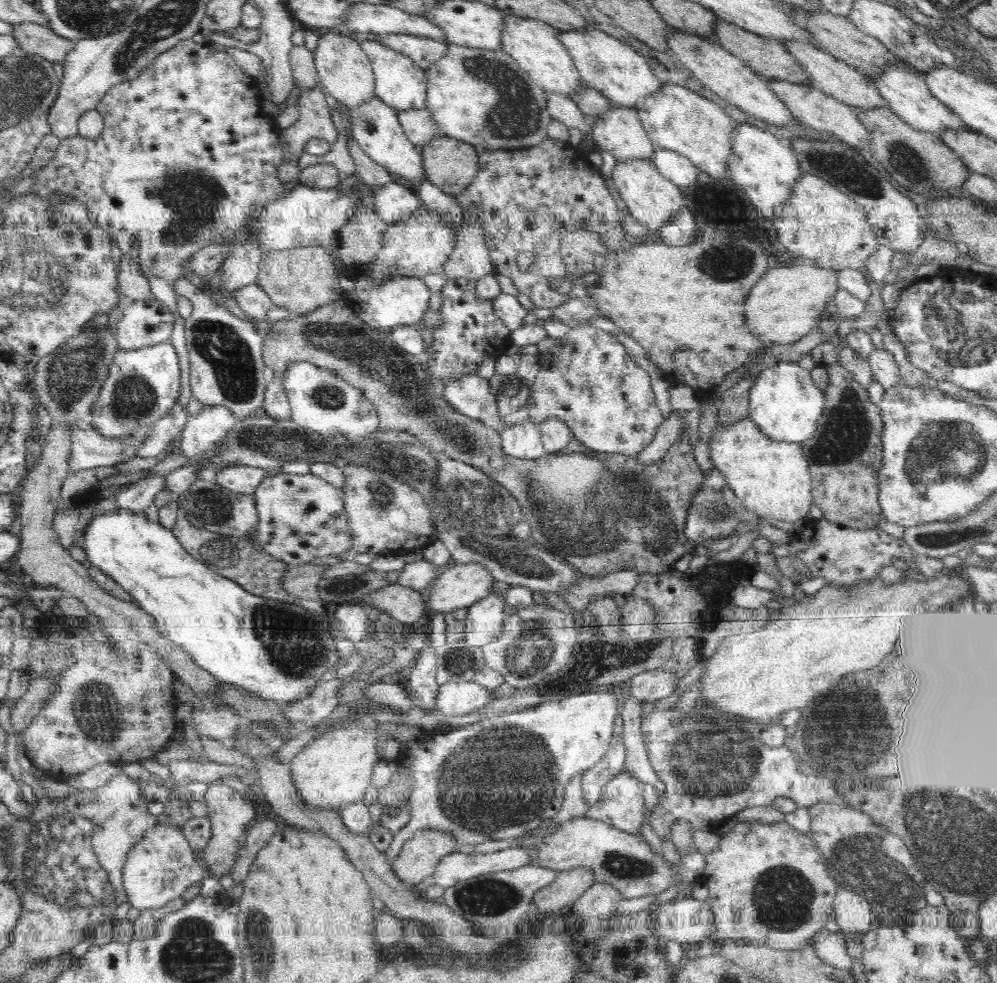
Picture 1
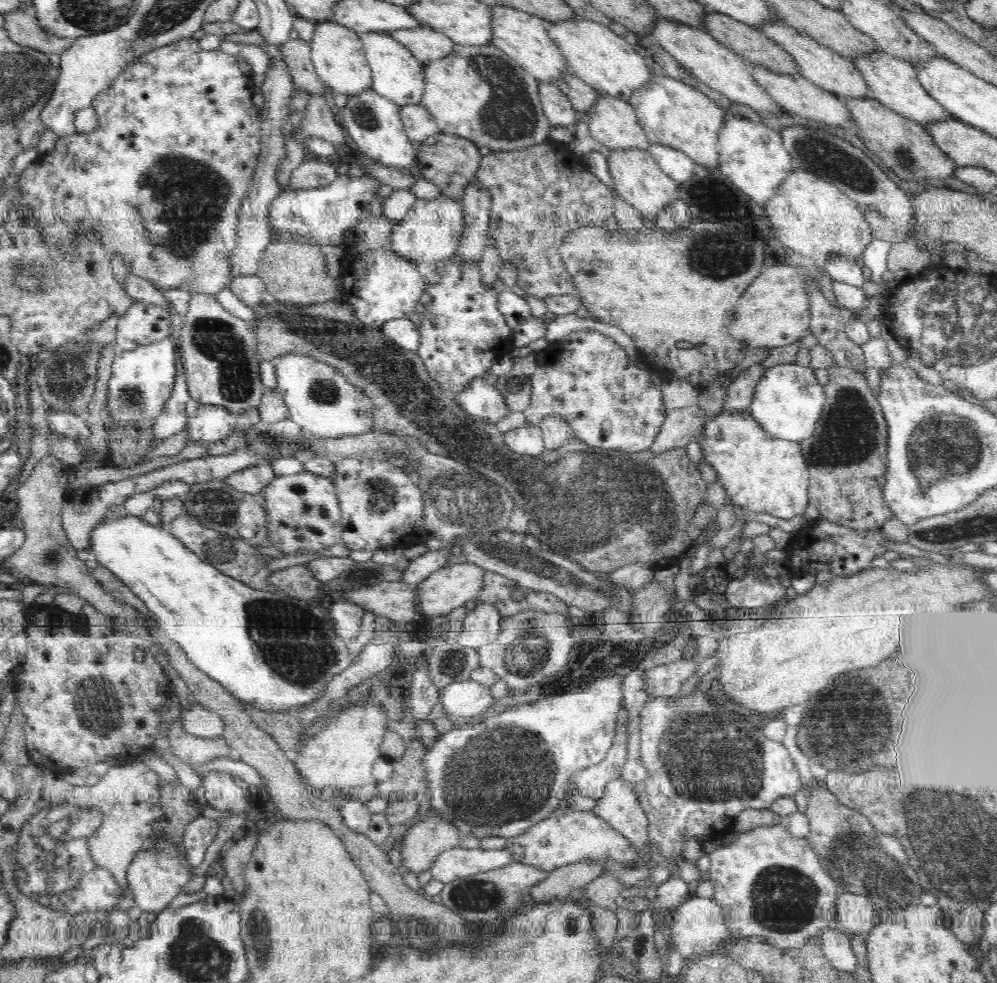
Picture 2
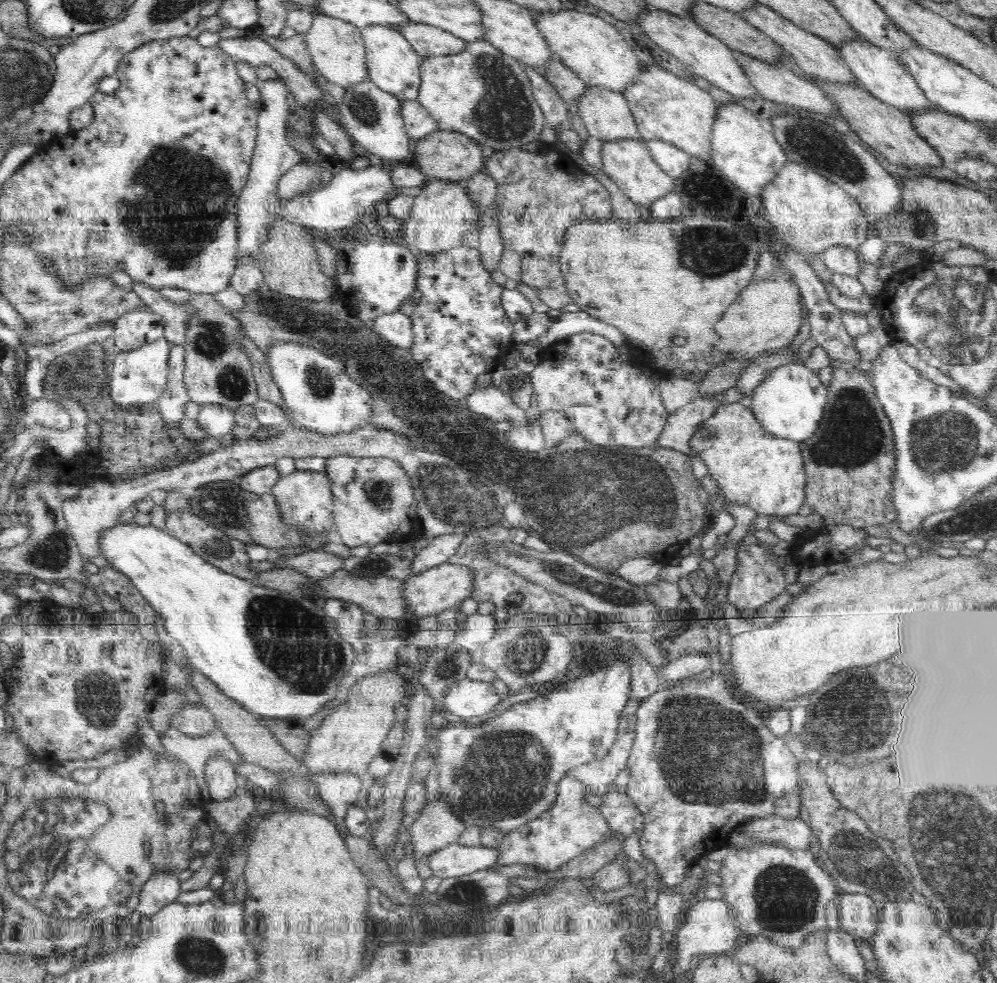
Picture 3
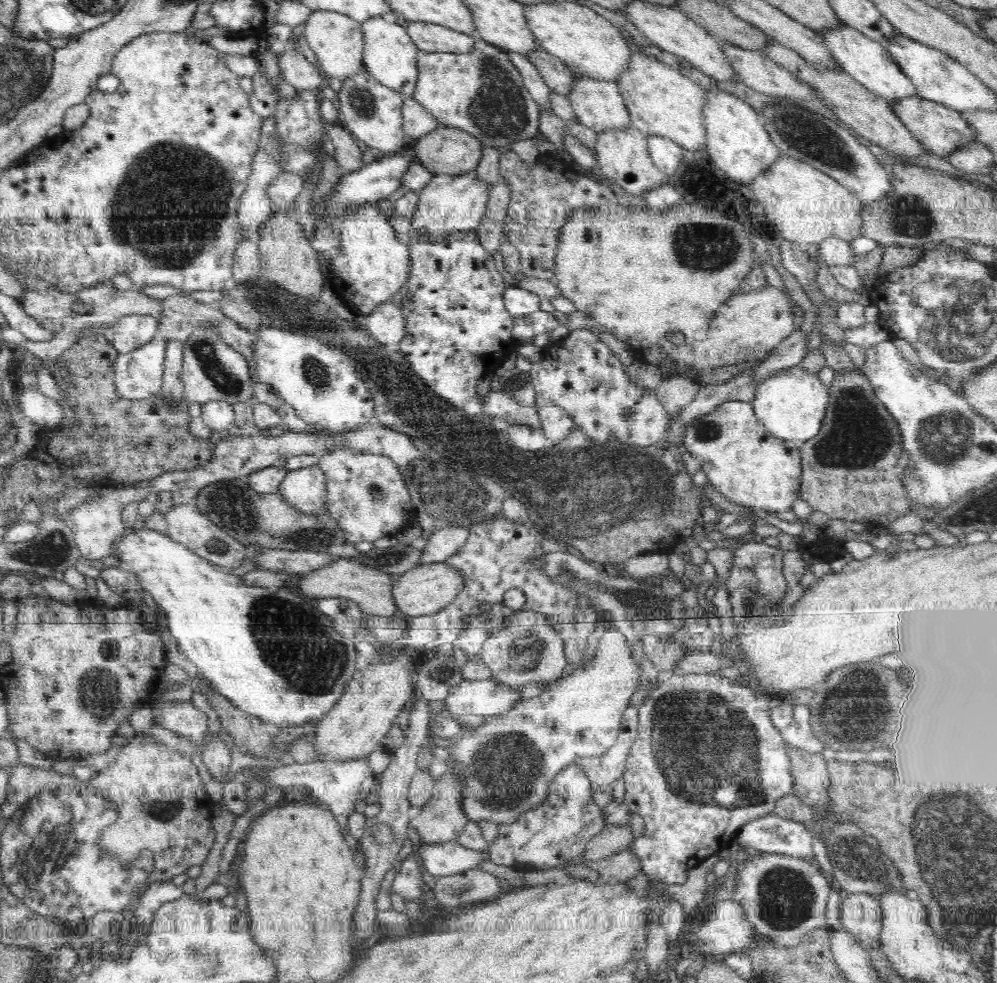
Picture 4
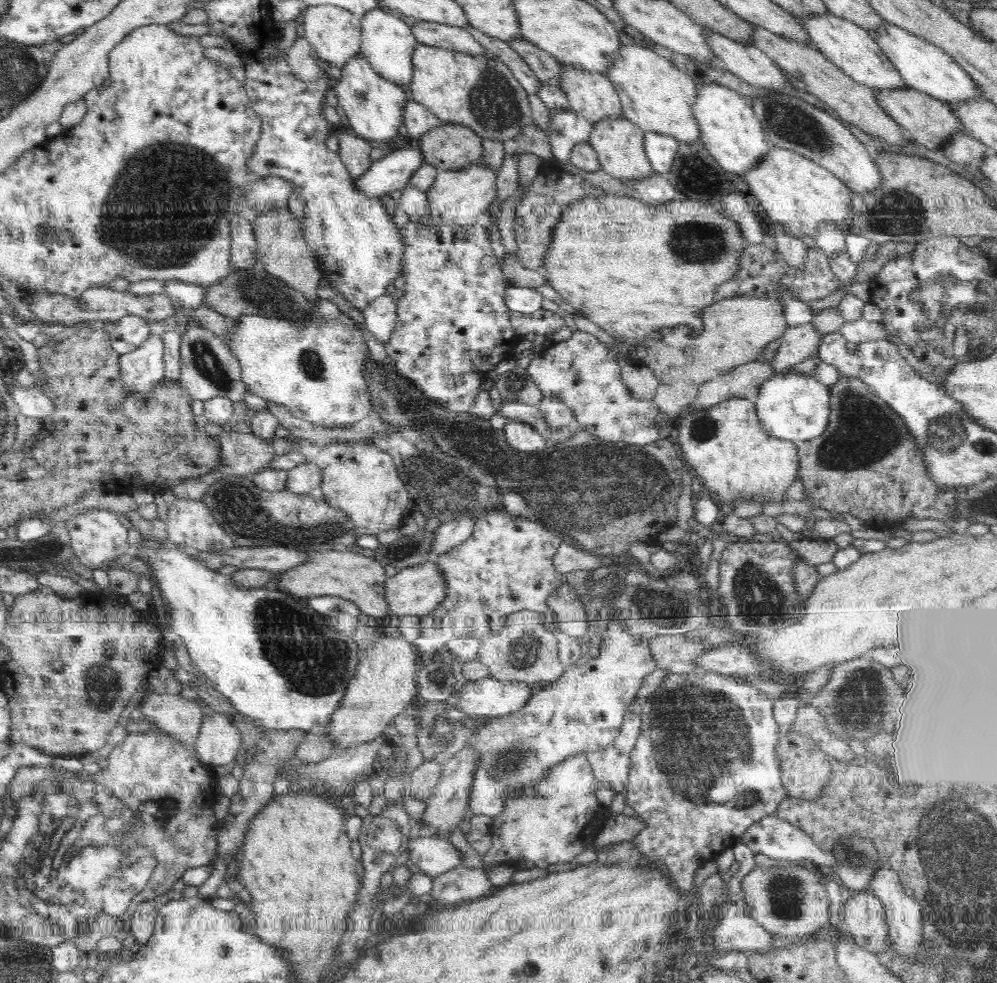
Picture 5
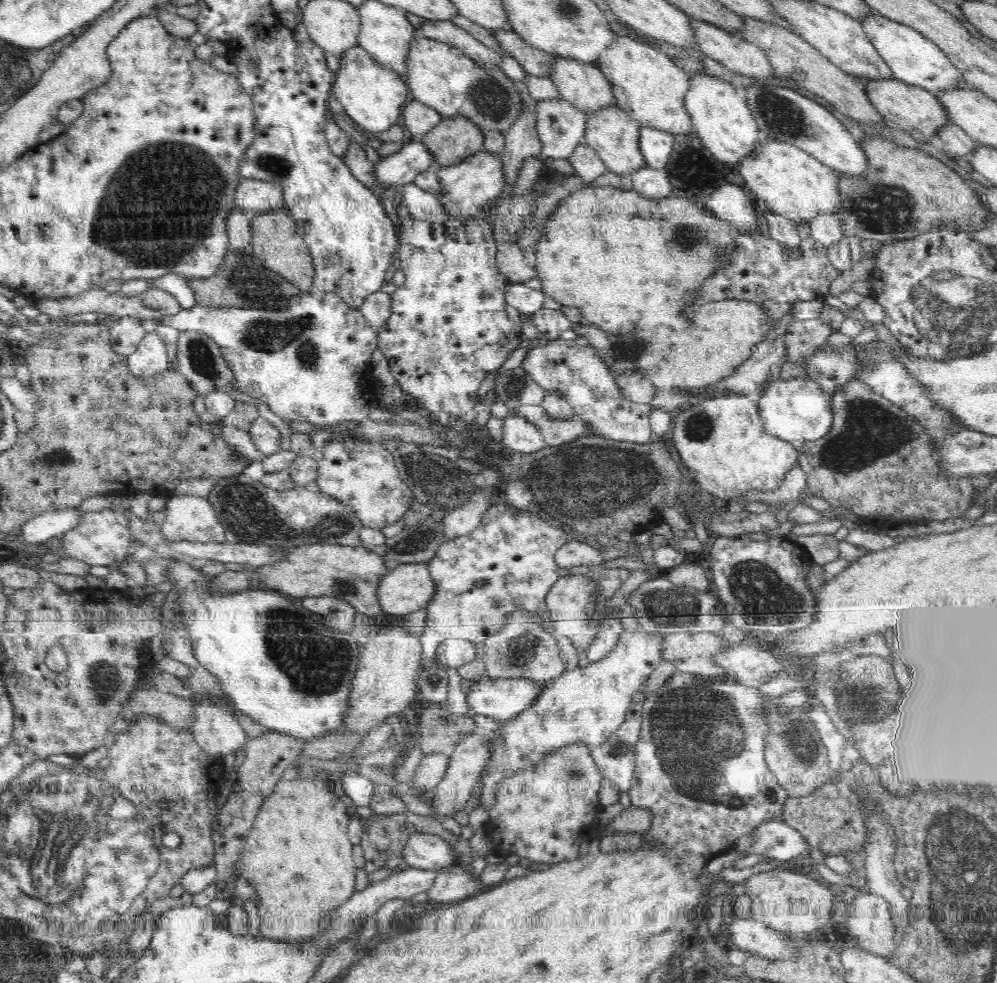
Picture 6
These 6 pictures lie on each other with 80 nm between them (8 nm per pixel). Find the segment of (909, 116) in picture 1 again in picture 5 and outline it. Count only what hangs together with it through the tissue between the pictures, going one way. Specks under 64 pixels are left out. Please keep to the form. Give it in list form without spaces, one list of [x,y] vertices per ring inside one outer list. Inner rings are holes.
[[[830,12],[824,17],[810,17],[809,15],[798,18],[798,20],[810,35],[811,43],[816,49],[854,81],[878,91],[908,88],[876,40],[872,39],[862,27],[846,20],[846,18],[836,17]]]

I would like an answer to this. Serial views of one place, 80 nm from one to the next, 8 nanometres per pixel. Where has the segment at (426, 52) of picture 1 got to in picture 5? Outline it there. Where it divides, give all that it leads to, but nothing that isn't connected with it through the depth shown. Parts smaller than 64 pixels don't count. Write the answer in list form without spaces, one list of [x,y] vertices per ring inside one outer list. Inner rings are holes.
[[[416,20],[412,26],[412,35],[415,36],[417,45],[444,48],[472,56],[484,56],[484,47],[466,29]]]

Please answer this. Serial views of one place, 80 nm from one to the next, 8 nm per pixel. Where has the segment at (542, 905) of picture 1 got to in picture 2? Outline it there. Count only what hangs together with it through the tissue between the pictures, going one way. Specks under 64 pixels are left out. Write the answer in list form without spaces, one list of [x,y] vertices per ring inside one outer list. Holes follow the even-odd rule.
[[[578,860],[572,864],[564,864],[530,888],[530,894],[536,903],[552,902],[558,898],[570,897],[574,890],[582,890],[603,872],[603,864],[599,860]]]

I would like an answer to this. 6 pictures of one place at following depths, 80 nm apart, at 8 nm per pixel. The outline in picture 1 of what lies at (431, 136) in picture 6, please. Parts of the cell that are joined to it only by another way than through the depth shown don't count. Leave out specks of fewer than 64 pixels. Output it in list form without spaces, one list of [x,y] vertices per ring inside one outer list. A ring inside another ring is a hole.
[[[440,134],[420,148],[424,176],[452,196],[470,186],[479,171],[474,145]]]

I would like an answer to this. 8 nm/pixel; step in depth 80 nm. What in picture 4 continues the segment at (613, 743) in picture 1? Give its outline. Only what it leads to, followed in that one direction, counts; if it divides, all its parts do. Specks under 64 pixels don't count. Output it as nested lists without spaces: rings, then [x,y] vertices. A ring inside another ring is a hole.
[[[629,706],[624,710],[618,738],[610,750],[602,756],[586,756],[581,759],[582,772],[594,790],[611,792],[615,780],[623,776],[628,753],[638,732],[638,719],[636,707]]]

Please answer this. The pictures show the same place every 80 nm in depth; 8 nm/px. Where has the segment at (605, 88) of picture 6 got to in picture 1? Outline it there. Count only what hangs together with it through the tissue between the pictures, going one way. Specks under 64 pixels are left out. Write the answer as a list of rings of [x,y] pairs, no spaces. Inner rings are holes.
[[[610,104],[610,110],[606,110],[602,116],[591,120],[591,136],[597,146],[616,159],[616,163],[641,159],[652,160],[655,154],[655,144],[648,138],[638,118],[637,109],[634,108]]]

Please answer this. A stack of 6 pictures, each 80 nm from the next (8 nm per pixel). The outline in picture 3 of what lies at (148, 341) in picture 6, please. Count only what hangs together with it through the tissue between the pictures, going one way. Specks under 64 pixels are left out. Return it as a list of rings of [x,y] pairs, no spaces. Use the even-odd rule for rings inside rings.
[[[165,337],[150,344],[143,344],[136,350],[118,351],[113,364],[109,380],[109,397],[118,406],[130,410],[132,406],[150,406],[158,402],[158,398],[166,390],[168,382],[168,358],[170,346]]]

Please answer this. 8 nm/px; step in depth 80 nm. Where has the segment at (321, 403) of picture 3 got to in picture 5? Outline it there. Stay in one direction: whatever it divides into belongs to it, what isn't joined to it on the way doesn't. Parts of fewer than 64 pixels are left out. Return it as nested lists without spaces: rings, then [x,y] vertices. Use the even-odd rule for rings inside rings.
[[[317,300],[310,316],[304,322],[286,321],[272,317],[240,316],[234,328],[228,332],[226,345],[236,355],[242,367],[242,381],[248,392],[260,396],[266,402],[286,406],[290,412],[324,428],[345,427],[372,415],[371,393],[365,373],[369,370],[370,353],[362,331],[354,321],[344,315],[331,301]]]

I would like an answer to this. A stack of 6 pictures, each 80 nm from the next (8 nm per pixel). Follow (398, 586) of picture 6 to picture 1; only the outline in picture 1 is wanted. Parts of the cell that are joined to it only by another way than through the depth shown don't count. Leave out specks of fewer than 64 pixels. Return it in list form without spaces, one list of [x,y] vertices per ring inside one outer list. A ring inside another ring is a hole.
[[[451,564],[423,593],[428,614],[466,608],[490,594],[495,579],[482,564]]]

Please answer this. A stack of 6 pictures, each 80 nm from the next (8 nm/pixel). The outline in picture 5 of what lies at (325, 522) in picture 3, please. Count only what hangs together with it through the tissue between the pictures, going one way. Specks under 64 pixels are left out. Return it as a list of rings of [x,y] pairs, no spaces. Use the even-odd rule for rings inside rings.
[[[305,461],[292,468],[288,473],[285,490],[296,495],[319,495],[322,473],[320,467],[312,461]]]

